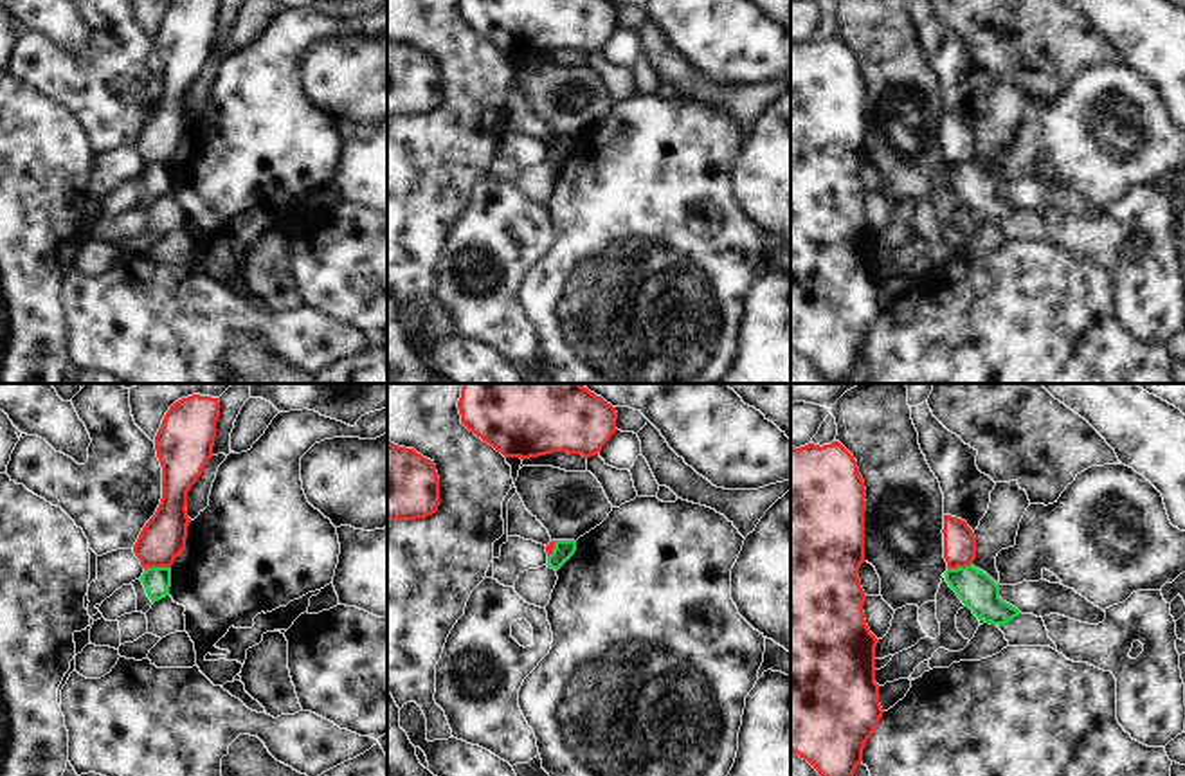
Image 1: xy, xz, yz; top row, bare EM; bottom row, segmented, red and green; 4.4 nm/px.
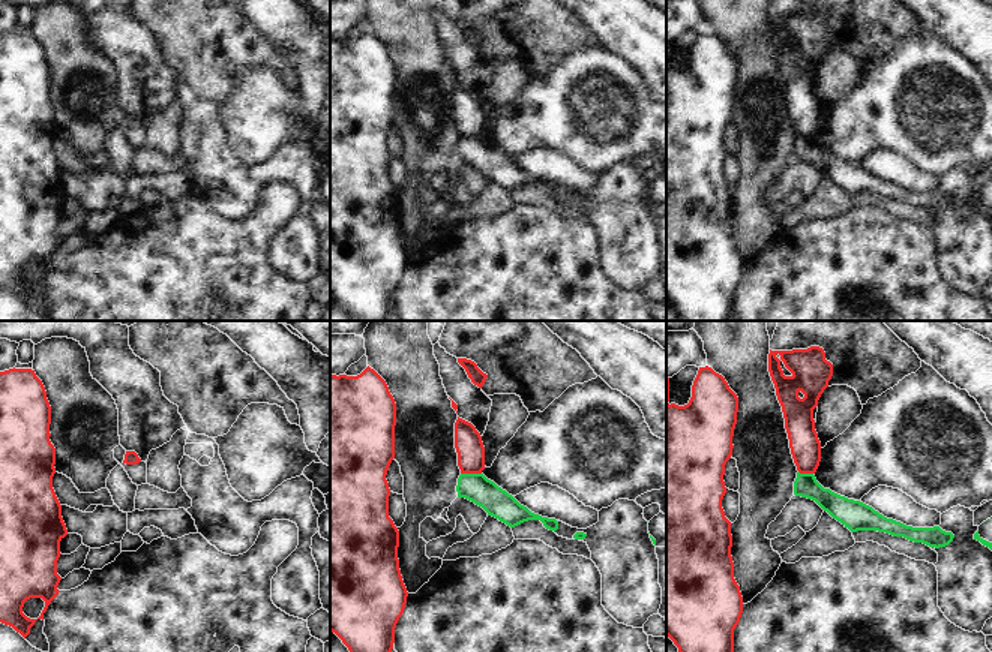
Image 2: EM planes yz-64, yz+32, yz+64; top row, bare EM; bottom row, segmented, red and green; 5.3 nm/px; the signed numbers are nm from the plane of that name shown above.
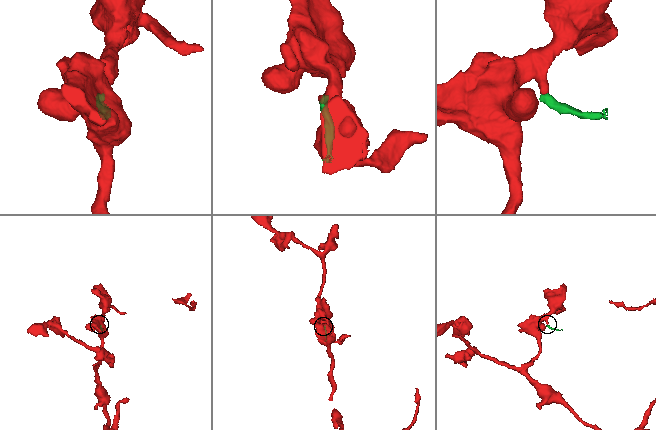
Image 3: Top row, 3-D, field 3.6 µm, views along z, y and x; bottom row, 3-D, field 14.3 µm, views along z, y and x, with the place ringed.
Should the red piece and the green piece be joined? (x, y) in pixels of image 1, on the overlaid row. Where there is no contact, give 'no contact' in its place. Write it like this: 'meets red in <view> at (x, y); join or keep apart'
meets red in xy at (157, 566); keep apart

